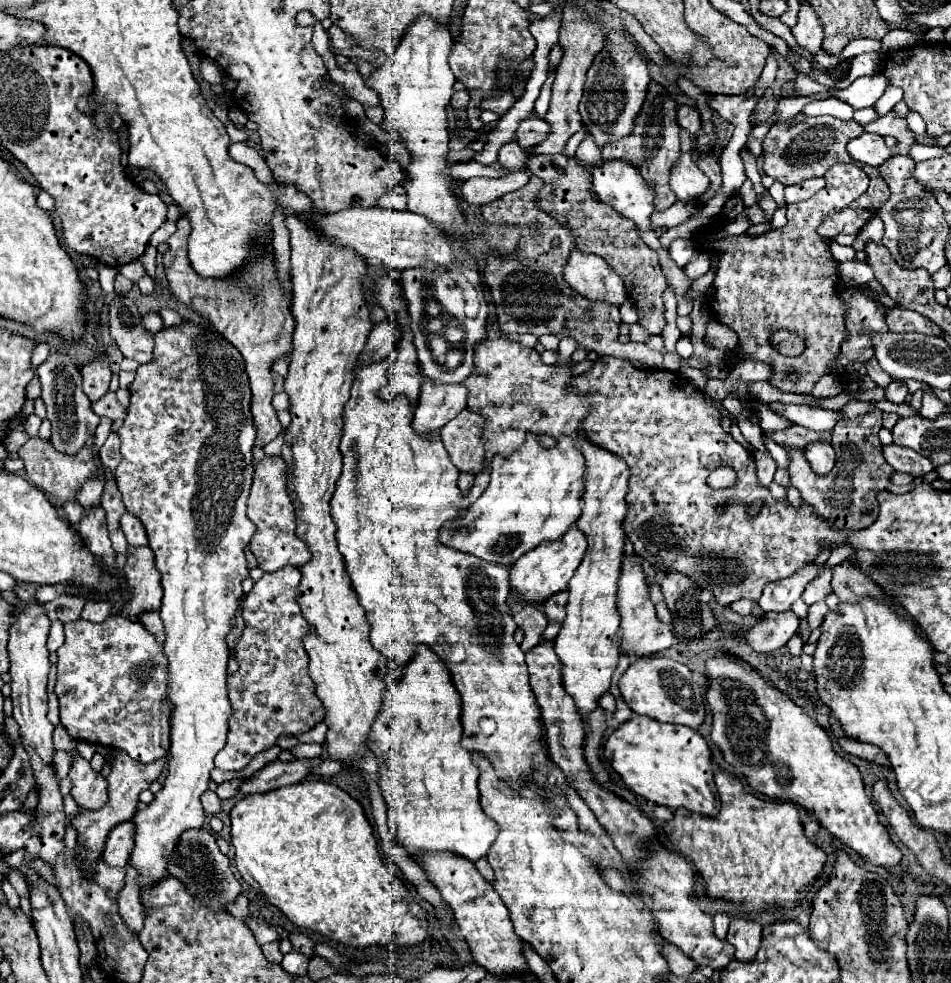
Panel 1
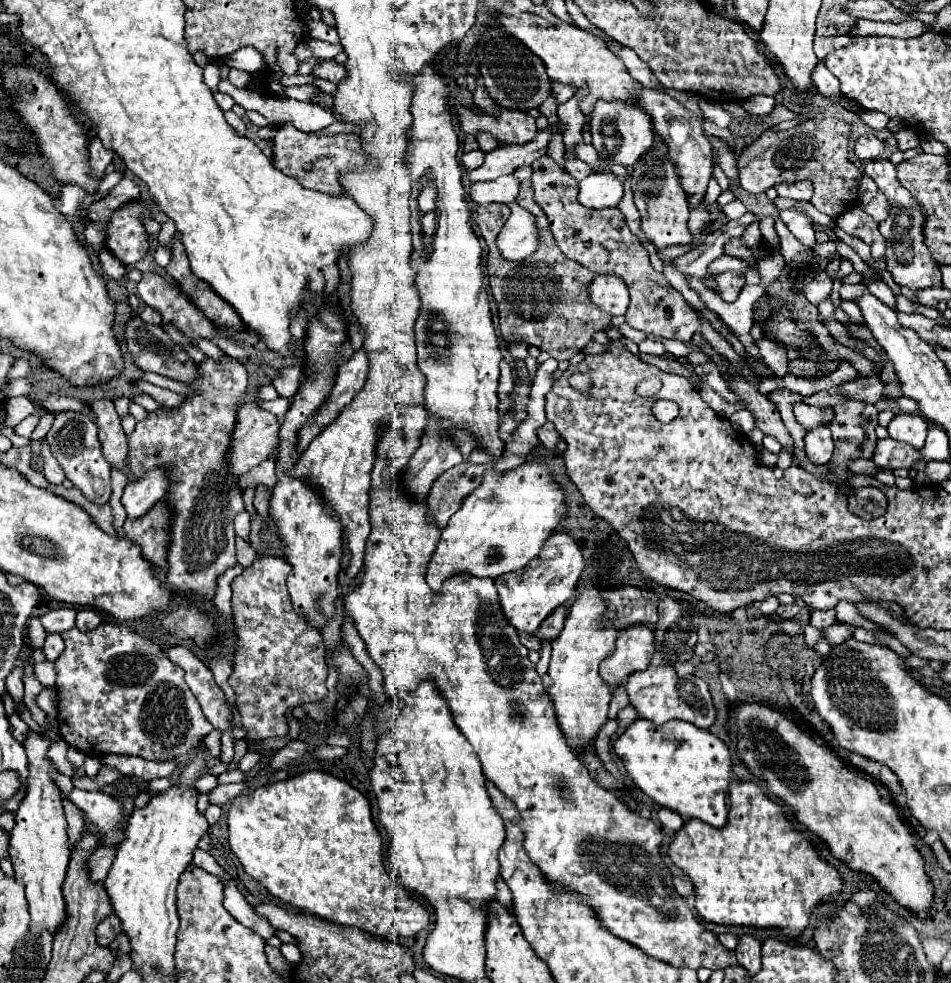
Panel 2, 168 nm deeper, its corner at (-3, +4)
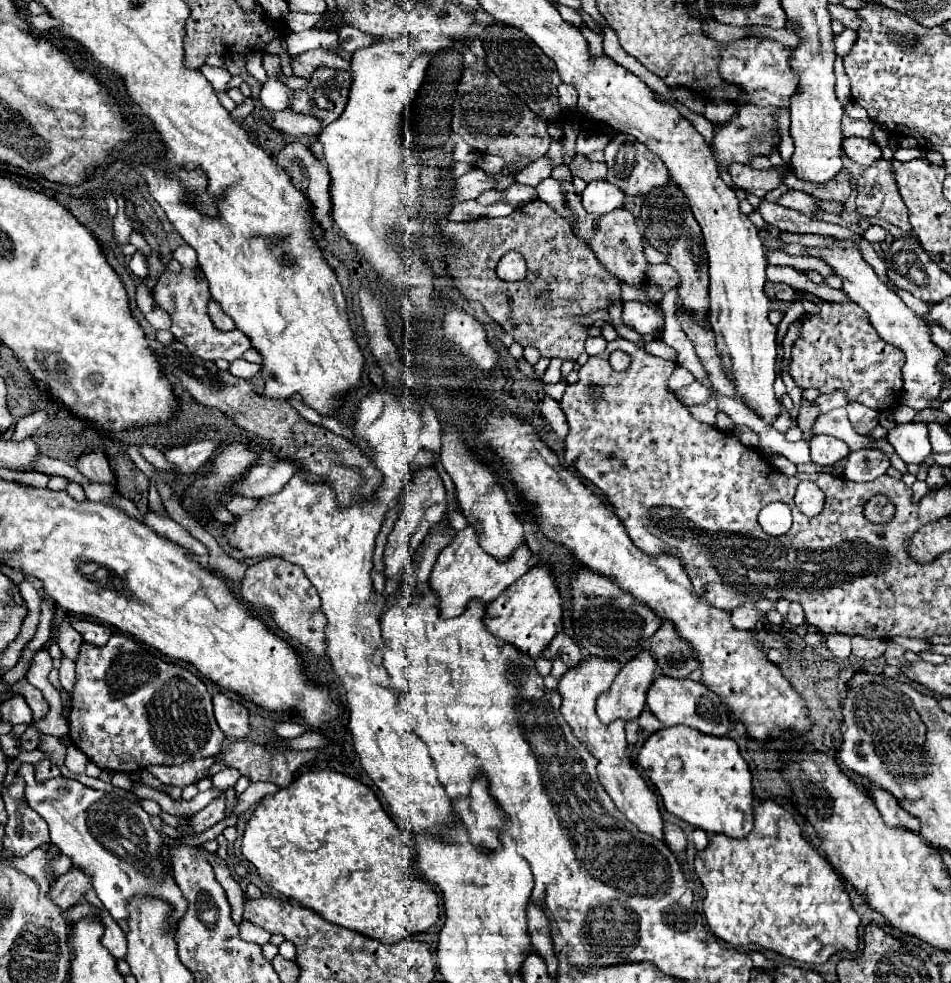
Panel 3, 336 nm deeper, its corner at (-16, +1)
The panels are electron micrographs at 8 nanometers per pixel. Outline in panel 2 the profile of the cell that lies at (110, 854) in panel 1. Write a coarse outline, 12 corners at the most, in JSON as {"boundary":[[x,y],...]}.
{"boundary":[[101,846],[89,858],[89,872],[95,882],[109,874],[117,848]]}

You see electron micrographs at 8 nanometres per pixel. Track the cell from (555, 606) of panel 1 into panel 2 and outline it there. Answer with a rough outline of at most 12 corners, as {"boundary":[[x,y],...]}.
{"boundary":[[565,606],[555,608],[539,626],[539,640],[555,640],[563,630]]}

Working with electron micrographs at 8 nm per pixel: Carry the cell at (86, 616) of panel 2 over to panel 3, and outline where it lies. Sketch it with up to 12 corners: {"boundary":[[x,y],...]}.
{"boundary":[[76,621],[72,627],[84,643],[102,647],[110,627],[94,621]]}

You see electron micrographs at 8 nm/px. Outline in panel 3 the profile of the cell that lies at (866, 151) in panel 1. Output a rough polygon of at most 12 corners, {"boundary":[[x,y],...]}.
{"boundary":[[846,137],[842,151],[854,163],[872,165],[882,157],[870,139]]}

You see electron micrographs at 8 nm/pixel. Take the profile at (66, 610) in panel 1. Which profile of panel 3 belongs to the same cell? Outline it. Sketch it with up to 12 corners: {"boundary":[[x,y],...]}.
{"boundary":[[68,621],[56,629],[64,657],[76,661],[82,637]]}

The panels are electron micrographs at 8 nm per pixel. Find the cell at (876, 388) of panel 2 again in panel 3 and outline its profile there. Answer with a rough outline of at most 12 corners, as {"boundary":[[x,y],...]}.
{"boundary":[[840,391],[820,395],[814,405],[820,413],[844,407],[846,395]]}

